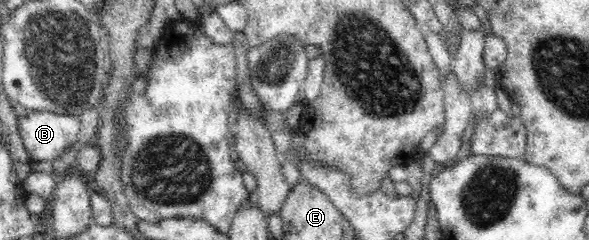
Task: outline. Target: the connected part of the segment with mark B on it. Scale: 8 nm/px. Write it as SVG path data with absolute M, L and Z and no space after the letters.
M47 109L28 111L18 119L18 132L31 160L52 162L79 144L80 118Z

